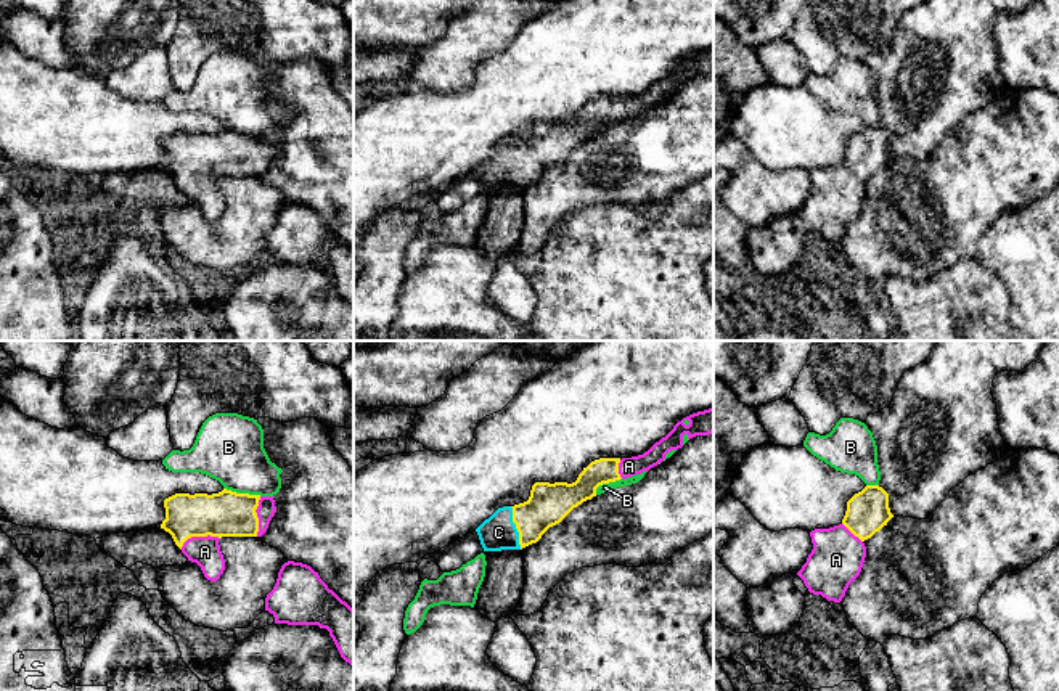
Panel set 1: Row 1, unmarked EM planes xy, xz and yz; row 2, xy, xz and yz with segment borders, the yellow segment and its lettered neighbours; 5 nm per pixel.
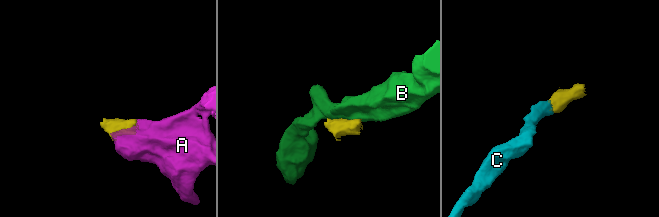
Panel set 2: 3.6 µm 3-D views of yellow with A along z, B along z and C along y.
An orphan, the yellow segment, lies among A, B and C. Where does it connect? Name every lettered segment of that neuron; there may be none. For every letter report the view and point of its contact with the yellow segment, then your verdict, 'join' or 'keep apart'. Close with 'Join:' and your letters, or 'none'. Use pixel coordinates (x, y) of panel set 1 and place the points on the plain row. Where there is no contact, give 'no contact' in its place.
A: contact xy (198, 175); join
B: contact xy (243, 134); keep apart
C: contact xz (516, 167); join
Join: A, C

